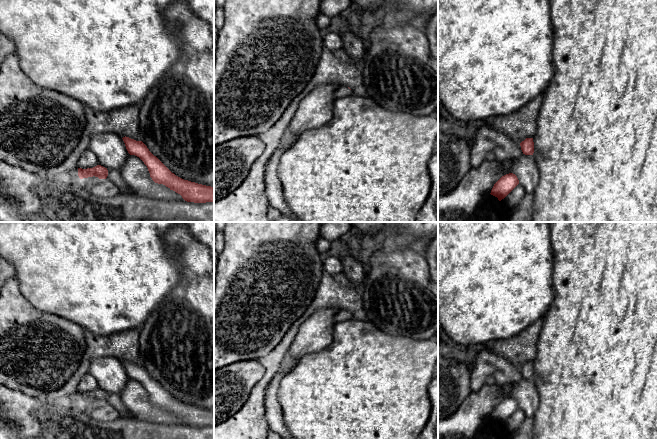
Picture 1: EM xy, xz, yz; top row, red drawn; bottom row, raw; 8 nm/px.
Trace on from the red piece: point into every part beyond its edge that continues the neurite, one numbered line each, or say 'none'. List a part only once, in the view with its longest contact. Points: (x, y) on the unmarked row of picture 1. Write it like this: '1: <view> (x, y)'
1: xz (343, 315)

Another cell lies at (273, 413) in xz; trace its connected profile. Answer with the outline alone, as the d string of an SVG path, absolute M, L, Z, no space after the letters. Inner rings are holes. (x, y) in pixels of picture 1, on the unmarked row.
M276 374L270 381L265 392L265 418L269 428L283 439L294 439L284 424L282 409L277 394L285 374Z

